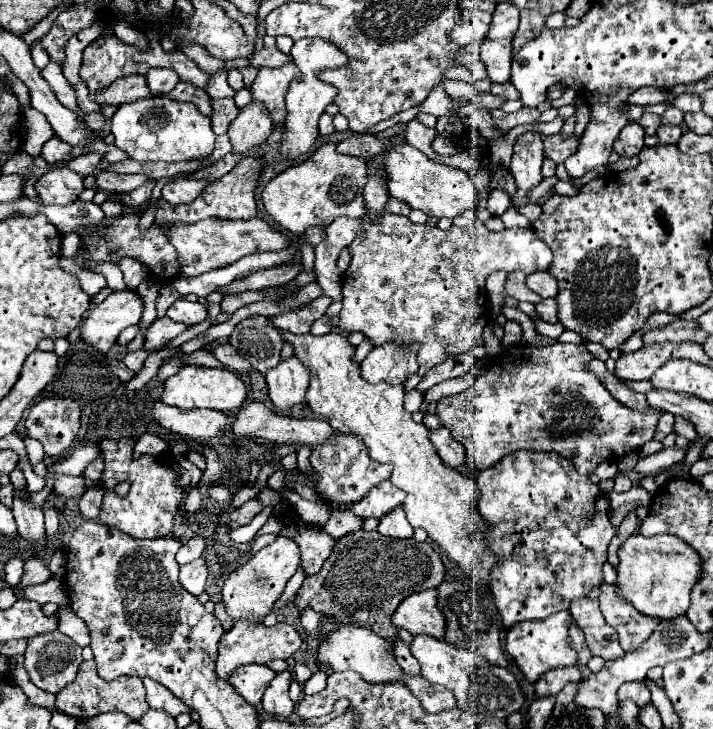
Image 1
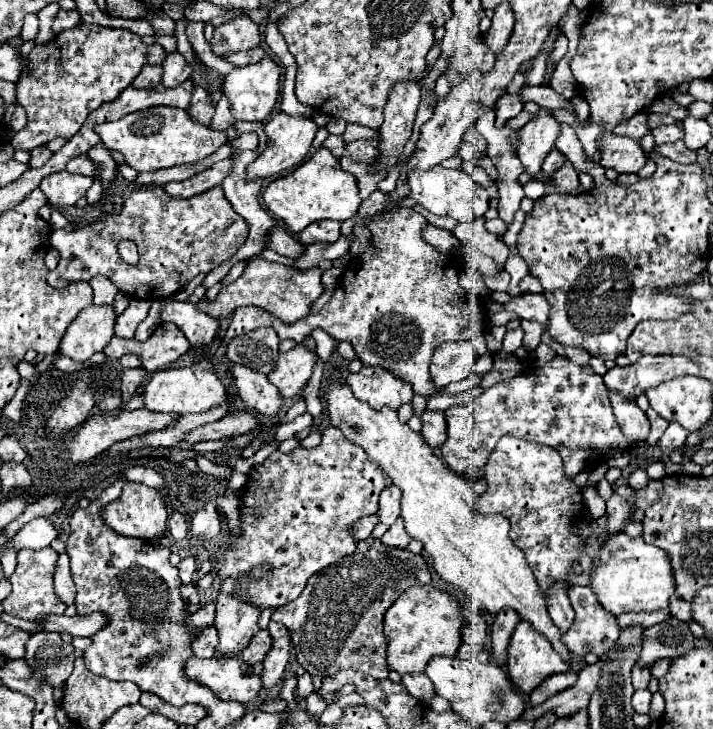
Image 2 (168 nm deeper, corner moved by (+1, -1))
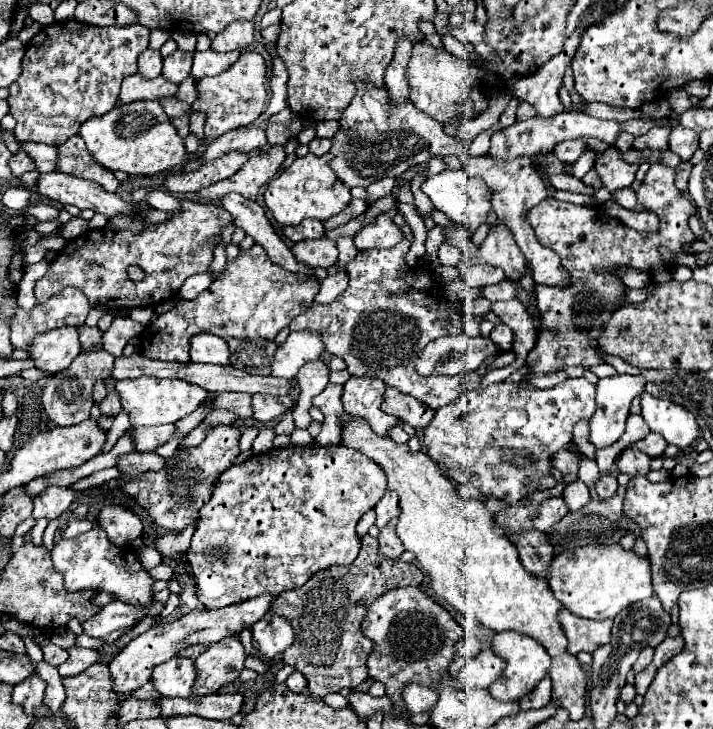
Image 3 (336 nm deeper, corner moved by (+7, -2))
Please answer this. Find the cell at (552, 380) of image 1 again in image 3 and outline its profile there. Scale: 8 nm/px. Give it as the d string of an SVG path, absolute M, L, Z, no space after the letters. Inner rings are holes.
M584 376L582 378L566 378L554 388L540 390L532 384L516 384L516 382L500 382L488 388L476 388L460 394L456 402L442 406L436 410L434 420L424 428L422 444L426 448L426 454L458 484L474 484L482 494L494 494L506 504L518 504L520 500L526 500L530 494L536 492L536 488L526 486L528 480L538 482L542 476L552 474L552 456L560 450L568 450L572 442L572 428L576 422L586 420L590 422L592 414L596 410L594 402L594 384L590 384ZM502 448L518 448L532 452L532 458L536 458L536 464L532 468L510 468L500 456Z

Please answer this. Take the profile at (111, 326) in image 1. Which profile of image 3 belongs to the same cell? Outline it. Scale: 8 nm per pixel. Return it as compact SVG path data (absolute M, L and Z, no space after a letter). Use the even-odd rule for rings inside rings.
M64 326L40 334L32 340L28 350L30 358L36 360L36 368L46 370L48 374L66 370L80 352L82 344L78 326Z

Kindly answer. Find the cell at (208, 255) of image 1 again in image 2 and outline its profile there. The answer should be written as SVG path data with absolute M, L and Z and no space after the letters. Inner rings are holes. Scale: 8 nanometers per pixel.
M276 227L270 233L270 237L266 239L266 247L280 255L292 257L292 259L298 259L304 255L304 245L300 241L296 241L290 233L286 233L286 229L282 229L282 227Z

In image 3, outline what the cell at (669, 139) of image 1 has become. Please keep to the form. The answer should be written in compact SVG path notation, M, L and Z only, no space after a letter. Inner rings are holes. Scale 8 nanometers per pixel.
M654 126L646 134L642 134L634 140L634 148L638 148L638 150L646 150L646 148L668 150L668 136L670 136L670 128Z

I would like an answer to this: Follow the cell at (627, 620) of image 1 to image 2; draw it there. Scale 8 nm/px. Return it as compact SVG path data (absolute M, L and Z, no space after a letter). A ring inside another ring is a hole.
M668 609L653 611L650 613L622 613L622 617L618 617L618 623L620 623L622 629L628 627L628 625L642 625L644 628L649 628L667 620L670 614L671 613Z

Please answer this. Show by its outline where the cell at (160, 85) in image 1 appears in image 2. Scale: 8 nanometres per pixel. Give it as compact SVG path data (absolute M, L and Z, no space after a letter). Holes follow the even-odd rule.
M178 51L170 53L166 57L166 61L162 63L162 67L164 67L162 85L166 85L166 87L176 87L176 85L188 81L192 77L192 73L194 73L192 65Z

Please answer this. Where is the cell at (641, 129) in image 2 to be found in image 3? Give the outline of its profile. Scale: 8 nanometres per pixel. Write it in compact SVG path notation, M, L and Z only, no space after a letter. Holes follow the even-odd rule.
M560 112L550 120L532 118L526 122L514 122L502 132L492 134L492 146L488 154L500 160L512 160L516 156L540 156L540 154L548 154L558 142L568 140L568 138L580 138L580 136L594 136L606 144L614 144L620 132L622 128L620 128L620 122L616 120L598 120L598 118L580 114L580 112Z

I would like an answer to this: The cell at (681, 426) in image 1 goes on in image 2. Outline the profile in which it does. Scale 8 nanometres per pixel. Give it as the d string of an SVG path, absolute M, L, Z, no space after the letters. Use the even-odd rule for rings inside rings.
M670 423L668 425L668 429L664 431L664 435L658 439L658 447L660 449L668 449L668 451L672 451L672 449L682 449L684 447L684 441L686 441L686 429L682 429L682 425L674 425L674 423Z

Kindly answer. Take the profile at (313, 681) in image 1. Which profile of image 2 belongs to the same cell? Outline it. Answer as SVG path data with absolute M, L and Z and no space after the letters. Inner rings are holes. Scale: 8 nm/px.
M304 673L302 677L298 677L296 693L298 693L300 697L308 697L312 691L314 691L314 685L312 685L312 677L310 677L308 673Z

